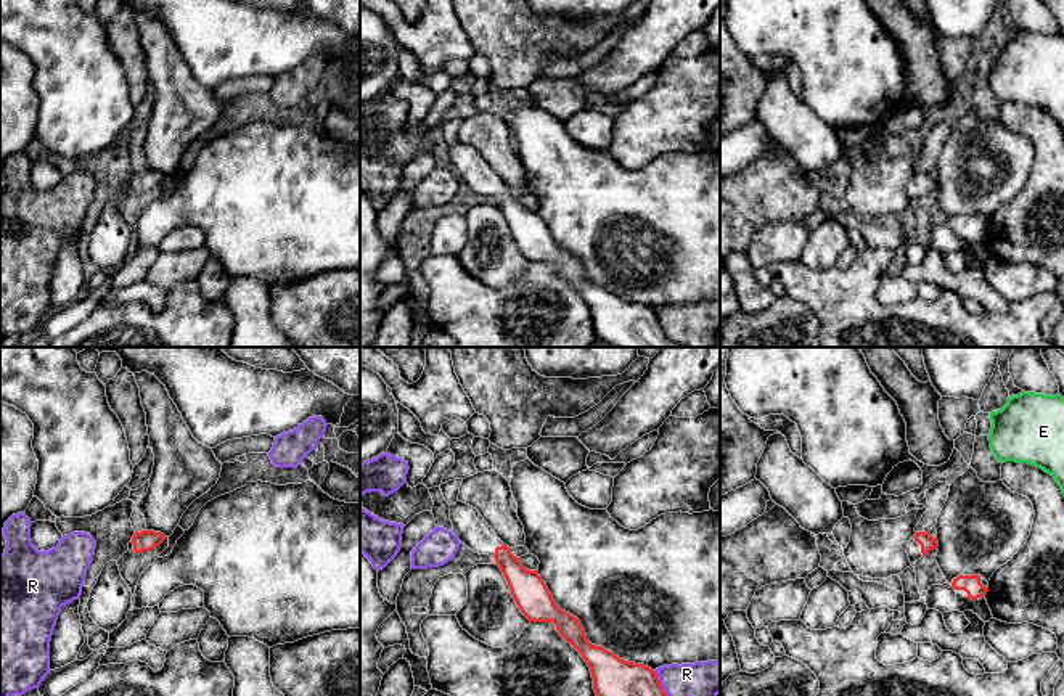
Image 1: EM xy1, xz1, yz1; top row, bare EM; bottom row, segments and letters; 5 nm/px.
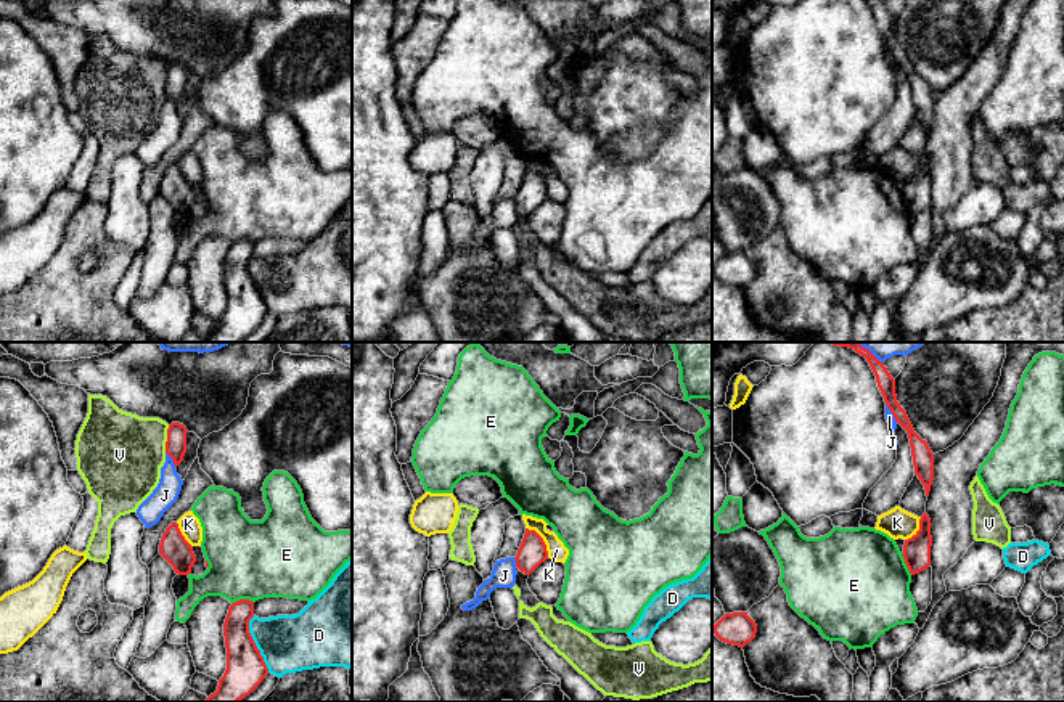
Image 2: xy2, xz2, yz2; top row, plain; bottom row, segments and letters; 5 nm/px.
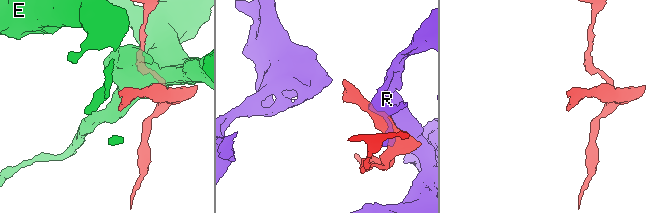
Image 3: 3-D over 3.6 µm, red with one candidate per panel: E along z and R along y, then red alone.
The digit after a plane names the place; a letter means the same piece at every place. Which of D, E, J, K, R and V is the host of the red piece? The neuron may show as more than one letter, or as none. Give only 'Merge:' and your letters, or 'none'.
Merge: none

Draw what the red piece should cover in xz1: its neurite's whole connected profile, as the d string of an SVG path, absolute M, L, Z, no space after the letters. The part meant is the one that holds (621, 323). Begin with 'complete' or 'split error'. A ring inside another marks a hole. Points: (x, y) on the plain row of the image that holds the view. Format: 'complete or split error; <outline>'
split error; M458 140L450 145L450 161L461 183L495 198L521 252L530 262L553 262L558 273L582 294L600 341L612 347L686 347L667 336L651 307L591 285L580 260L556 244L538 211L526 209L476 148Z

